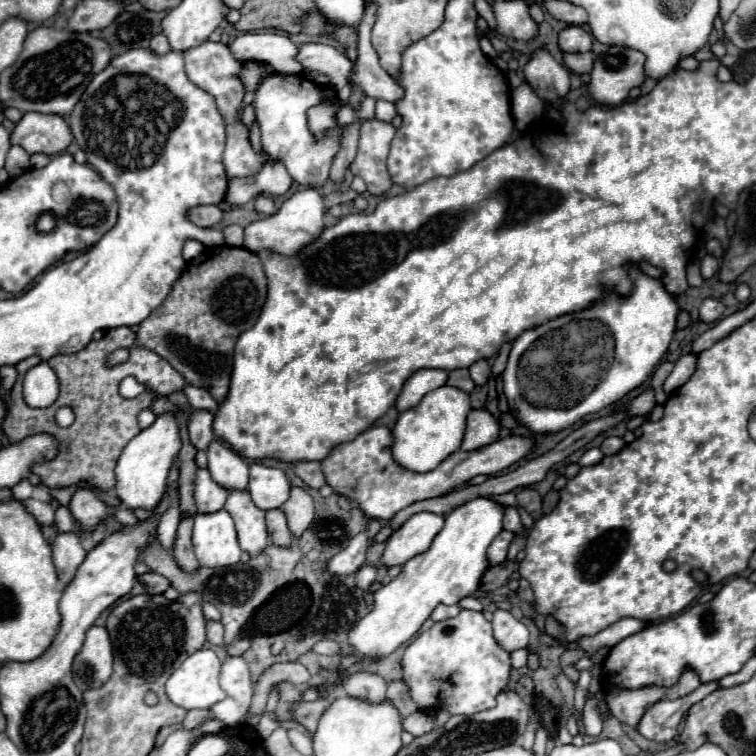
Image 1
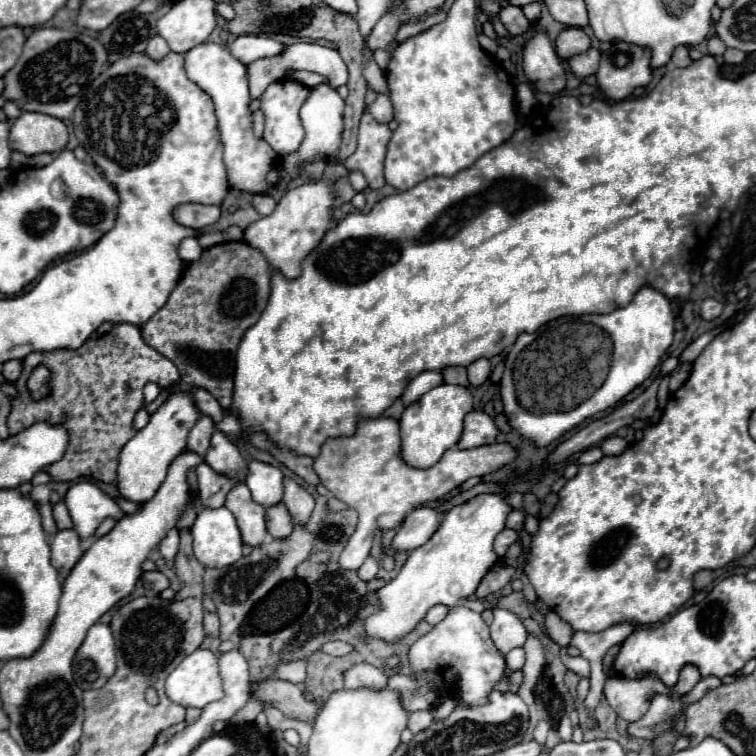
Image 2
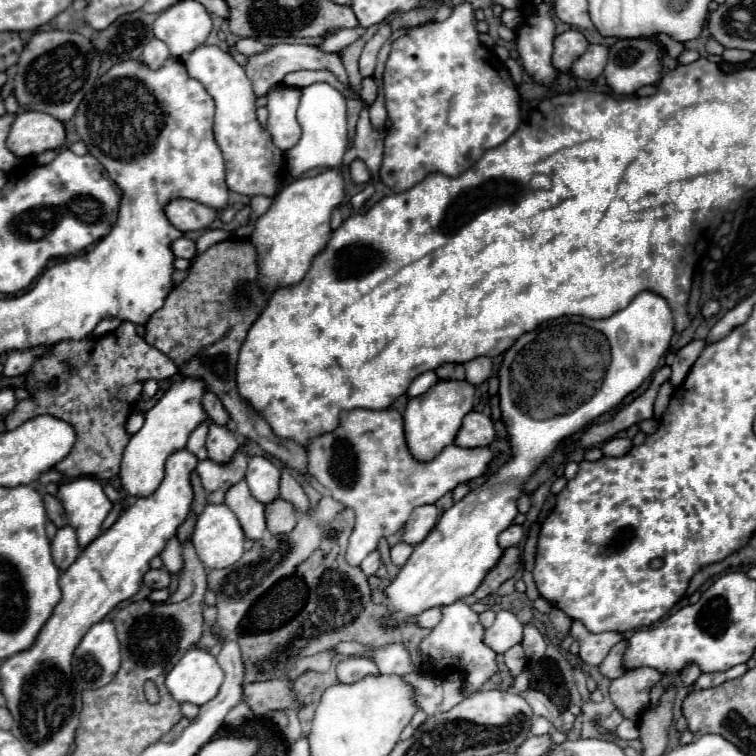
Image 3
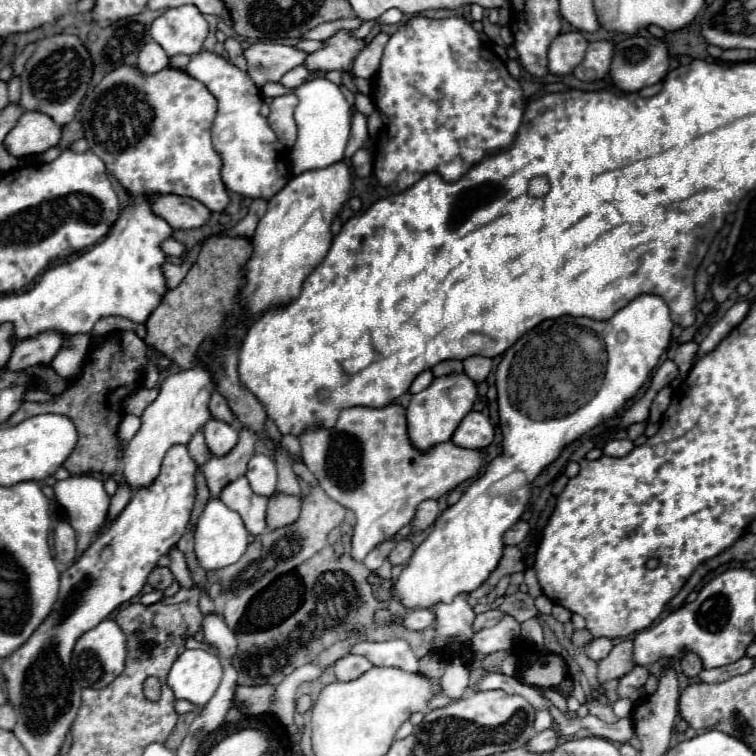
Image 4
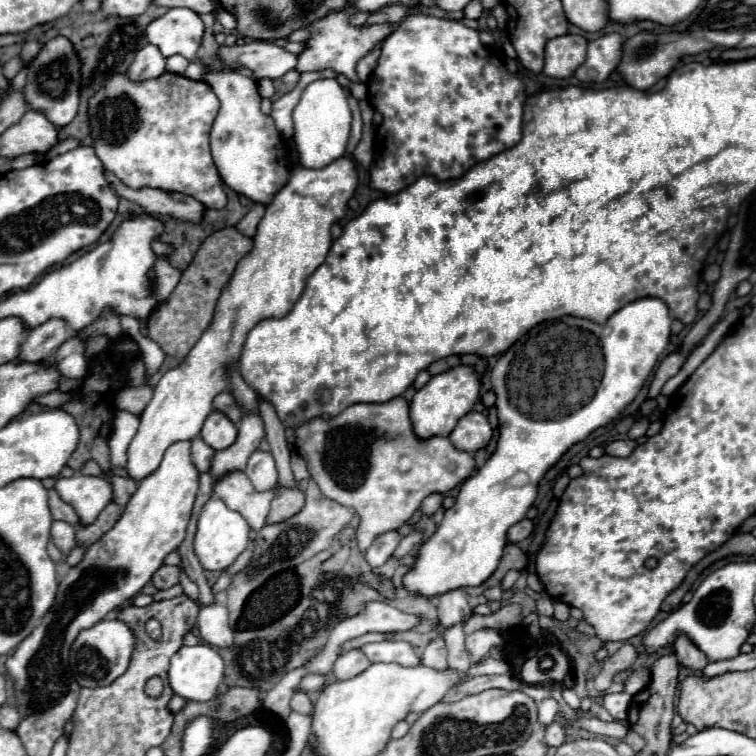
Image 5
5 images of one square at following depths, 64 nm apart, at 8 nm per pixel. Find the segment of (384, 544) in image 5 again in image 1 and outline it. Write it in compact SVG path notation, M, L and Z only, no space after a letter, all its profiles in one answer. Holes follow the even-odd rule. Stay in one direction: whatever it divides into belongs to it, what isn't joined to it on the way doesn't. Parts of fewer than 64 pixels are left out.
M372 566L360 568L360 570L356 572L356 586L358 586L360 590L368 590L370 584L374 582L374 576L376 576L376 568L372 568Z

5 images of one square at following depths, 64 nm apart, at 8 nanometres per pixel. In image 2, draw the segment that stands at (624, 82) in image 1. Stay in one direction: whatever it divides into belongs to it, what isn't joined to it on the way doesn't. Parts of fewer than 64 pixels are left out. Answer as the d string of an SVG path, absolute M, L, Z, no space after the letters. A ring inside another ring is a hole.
M614 42L612 48L602 54L596 70L602 96L614 102L628 98L634 88L646 86L650 78L650 50L626 42Z

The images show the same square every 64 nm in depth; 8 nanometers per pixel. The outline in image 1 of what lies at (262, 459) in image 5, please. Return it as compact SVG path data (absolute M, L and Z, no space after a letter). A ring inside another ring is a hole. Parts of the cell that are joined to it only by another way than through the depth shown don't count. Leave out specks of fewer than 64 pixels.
M252 464L250 484L252 484L252 500L264 512L280 508L290 496L290 482L280 468Z

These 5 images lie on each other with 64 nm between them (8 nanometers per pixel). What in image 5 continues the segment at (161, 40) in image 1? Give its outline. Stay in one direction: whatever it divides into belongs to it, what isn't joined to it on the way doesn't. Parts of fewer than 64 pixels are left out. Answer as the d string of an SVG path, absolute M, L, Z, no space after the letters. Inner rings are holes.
M146 44L142 50L138 50L132 66L128 68L128 76L136 82L156 78L166 70L166 58L162 58L162 52L154 44Z

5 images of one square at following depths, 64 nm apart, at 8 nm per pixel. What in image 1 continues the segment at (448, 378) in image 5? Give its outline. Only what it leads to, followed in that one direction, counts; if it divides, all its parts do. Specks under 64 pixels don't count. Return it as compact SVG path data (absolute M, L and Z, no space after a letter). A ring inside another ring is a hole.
M442 386L428 392L416 408L410 408L398 416L396 426L392 428L392 458L402 468L412 472L430 472L438 468L450 454L460 450L470 410L470 396L458 388Z

